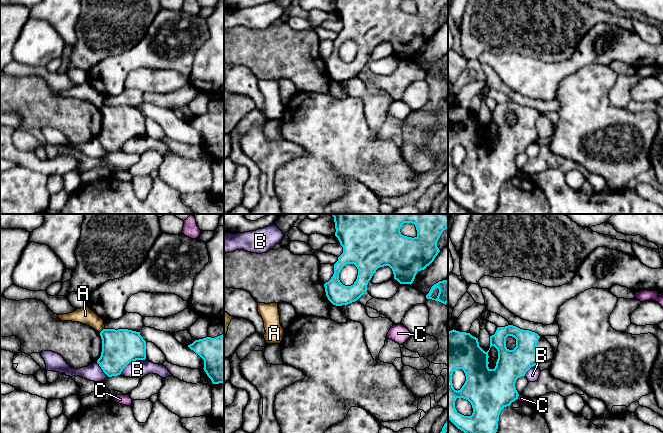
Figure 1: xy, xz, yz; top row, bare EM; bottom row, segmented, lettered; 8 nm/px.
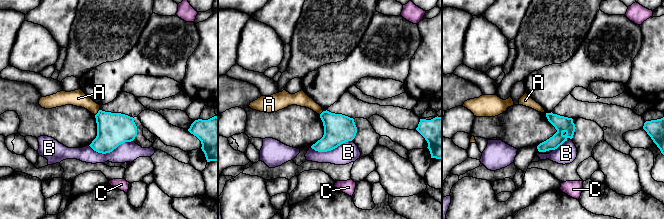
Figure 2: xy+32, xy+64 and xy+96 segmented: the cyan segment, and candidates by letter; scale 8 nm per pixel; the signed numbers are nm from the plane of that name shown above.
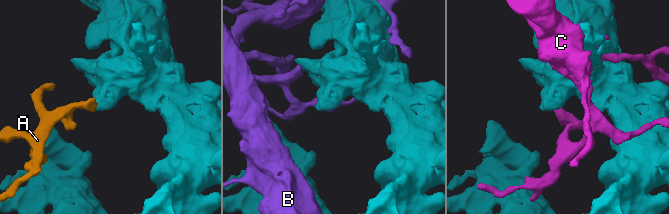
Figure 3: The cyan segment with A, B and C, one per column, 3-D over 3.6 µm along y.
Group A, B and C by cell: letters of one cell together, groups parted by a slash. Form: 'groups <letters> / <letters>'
groups A / B / C

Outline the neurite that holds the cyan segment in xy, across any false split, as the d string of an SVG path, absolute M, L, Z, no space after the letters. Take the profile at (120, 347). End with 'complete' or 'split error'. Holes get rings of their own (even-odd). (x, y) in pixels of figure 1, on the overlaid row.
M103 329L100 336L102 352L97 363L108 377L120 375L130 362L146 359L146 341L140 332Z; complete

